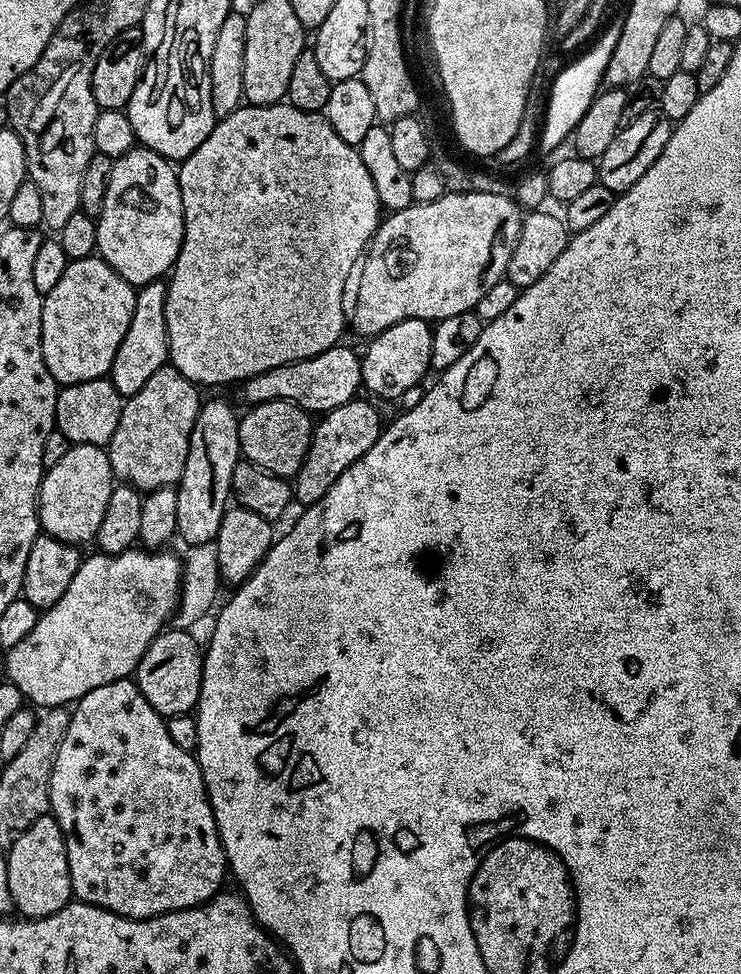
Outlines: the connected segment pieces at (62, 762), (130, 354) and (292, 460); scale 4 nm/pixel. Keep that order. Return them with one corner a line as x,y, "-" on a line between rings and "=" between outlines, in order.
135,679
115,680
106,686
98,686
98,690
90,690
90,694
75,701
71,713
70,726
58,746
58,754
54,758
50,774
48,806
64,835
75,899
86,904
97,904
107,912
126,916
130,920
147,920
150,916
165,916
168,912
181,912
183,908
196,908
199,904
208,903
223,889
220,887
224,884
224,872
226,876
226,861
212,807
208,801
208,791
195,755
182,750
182,746
178,746
174,738
170,738
165,717
156,712
150,702
146,702
=
163,279
145,284
136,293
134,318
130,318
130,330
126,330
126,338
122,338
122,346
118,346
118,354
114,354
110,379
121,398
136,396
142,386
146,386
150,374
169,363
168,335
166,334
166,294
167,283
=
271,400
265,404
258,404
247,409
248,413
240,416
240,447
243,459
249,460
251,464
262,466
275,476
285,478
295,477
297,470
302,466
302,462
308,453
308,447
312,441
312,429
314,420
304,409
291,404
289,400

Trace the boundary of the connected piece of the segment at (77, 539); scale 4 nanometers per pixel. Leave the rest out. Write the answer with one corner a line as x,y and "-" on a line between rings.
73,444
68,453
54,466
45,471
40,483
40,499
38,507
40,510
40,527
47,535
61,540
67,544
84,546
84,543
95,541
96,531
102,523
102,516
106,511
106,504
114,487
114,477
110,458
104,448
90,446
89,444

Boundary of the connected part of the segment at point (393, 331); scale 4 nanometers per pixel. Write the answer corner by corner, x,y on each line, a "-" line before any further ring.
410,318
402,322
394,322
386,330
367,341
368,349
362,352
360,369
362,384
373,392
373,397
381,396
384,400
399,401
400,395
415,384
432,368
430,362
430,342
433,325
427,320

